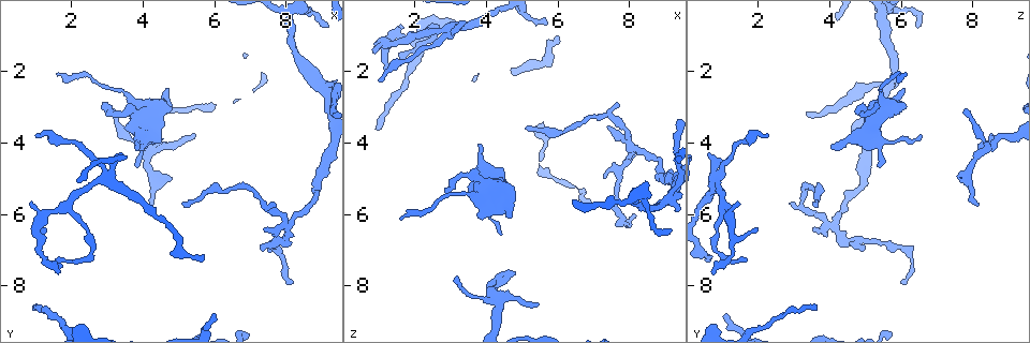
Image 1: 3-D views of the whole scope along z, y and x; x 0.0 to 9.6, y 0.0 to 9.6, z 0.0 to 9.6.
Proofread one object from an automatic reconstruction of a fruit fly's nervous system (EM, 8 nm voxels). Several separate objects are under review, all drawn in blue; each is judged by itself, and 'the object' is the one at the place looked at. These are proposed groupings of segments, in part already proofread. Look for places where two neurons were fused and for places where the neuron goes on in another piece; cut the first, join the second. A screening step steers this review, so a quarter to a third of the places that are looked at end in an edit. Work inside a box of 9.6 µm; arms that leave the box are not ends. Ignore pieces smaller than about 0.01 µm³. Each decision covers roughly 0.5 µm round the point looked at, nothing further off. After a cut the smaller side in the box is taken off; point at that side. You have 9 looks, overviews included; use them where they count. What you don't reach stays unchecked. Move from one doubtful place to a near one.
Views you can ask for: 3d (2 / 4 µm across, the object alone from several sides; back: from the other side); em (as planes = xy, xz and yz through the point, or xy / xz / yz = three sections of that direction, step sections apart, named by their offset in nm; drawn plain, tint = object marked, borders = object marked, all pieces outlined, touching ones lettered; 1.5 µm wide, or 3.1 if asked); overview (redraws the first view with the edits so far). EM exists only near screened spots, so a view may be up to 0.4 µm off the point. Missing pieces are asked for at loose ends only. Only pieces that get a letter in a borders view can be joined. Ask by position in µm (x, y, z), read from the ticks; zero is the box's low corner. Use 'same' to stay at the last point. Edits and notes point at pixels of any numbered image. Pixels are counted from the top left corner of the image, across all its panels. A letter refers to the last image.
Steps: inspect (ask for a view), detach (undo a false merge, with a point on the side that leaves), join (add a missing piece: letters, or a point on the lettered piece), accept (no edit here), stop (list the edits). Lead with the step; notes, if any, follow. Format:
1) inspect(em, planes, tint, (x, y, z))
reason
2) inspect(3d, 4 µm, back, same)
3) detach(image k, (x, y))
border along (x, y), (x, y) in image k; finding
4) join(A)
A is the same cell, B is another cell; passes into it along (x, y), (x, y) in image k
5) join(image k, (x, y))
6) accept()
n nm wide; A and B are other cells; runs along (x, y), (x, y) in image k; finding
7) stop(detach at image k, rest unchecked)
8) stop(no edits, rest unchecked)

inspect(em, xz, step 8, tint, (4.65, 2.45, 6.05))
stops while still wide

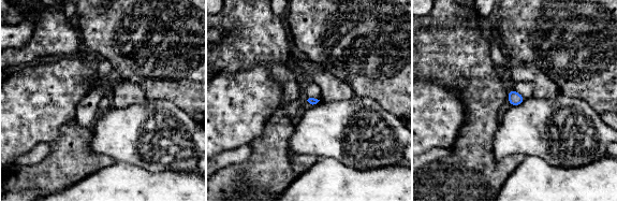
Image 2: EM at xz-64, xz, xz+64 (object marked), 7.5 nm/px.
inspect(em, planes, borders, same)

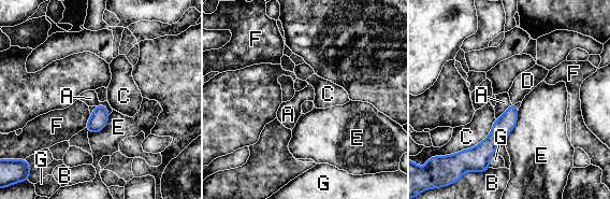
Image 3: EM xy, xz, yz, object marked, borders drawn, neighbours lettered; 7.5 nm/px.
join(D)
D is the same cell, A, B, C, E, F and G are other cells; passes into it along (503, 126), (513, 103), (527, 81) in image 3; it goes on there

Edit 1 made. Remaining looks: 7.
inspect(3d, 4 µm, (3.80, 4.10, 4.05))
thin end

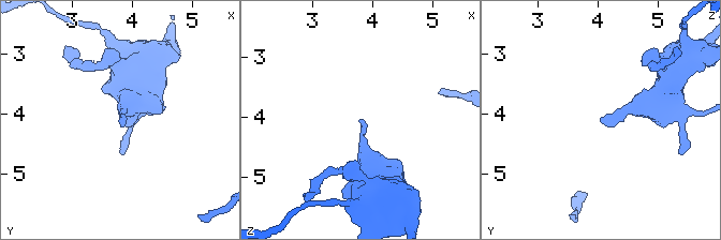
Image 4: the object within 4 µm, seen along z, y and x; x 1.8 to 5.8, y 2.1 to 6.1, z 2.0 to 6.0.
inspect(em, planes, borders, (3.80, 4.05, 4.05))
shape alone is not enough

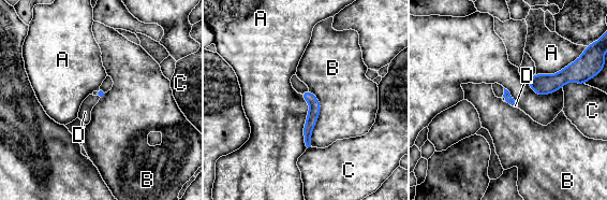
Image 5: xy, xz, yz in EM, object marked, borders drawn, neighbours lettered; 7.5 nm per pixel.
join(D)
D is the same cell, A, B and C are other cells; passes into it along (101, 94), (98, 97), (85, 112) in image 5; it goes on there

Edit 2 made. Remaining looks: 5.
inspect(em, planes, plain, (1.05, 3.70, 2.30))
long arm stops here

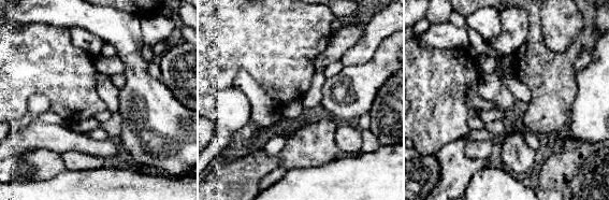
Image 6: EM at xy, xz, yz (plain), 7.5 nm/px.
inspect(em, planes, tint, same)
where the object lies

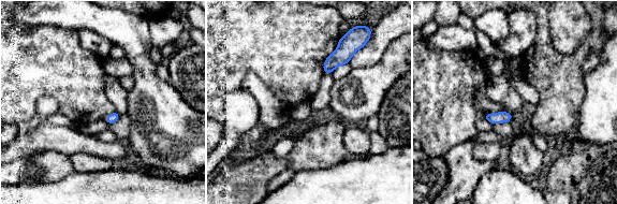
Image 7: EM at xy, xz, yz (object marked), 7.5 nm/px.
inspect(em, planes, borders, same)
what lies round it

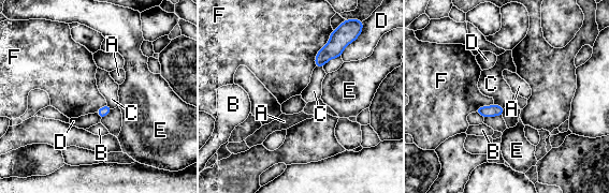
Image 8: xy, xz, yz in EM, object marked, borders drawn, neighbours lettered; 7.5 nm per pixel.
accept()
F touches over 320 nm; A, B, C, D, E and F are other cells; border along (494, 103), (504, 107) in image 8; none of them fits

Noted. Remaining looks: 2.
inspect(em, yz, step 8, tint, (2.95, 2.90, 5.35))
free end

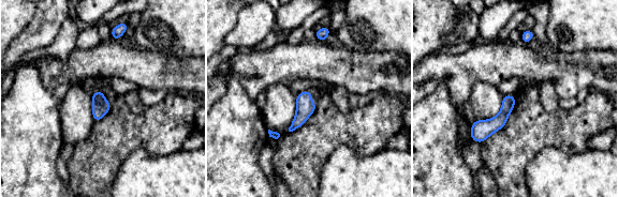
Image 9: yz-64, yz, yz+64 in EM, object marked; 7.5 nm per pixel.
inspect(em, yz, step 8, borders, same)
see the neighbours

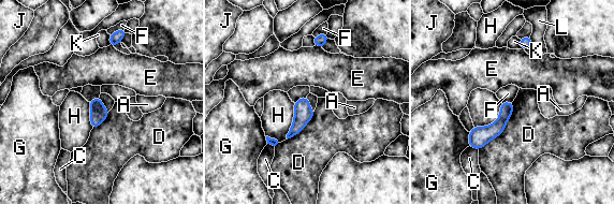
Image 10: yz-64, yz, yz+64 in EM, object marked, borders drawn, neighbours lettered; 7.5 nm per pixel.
accept()
A, C, D, E, F, G, H, J, K and L are other cells; none of them fits

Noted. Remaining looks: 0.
stop(join at image 3, join at image 5, rest unchecked)

